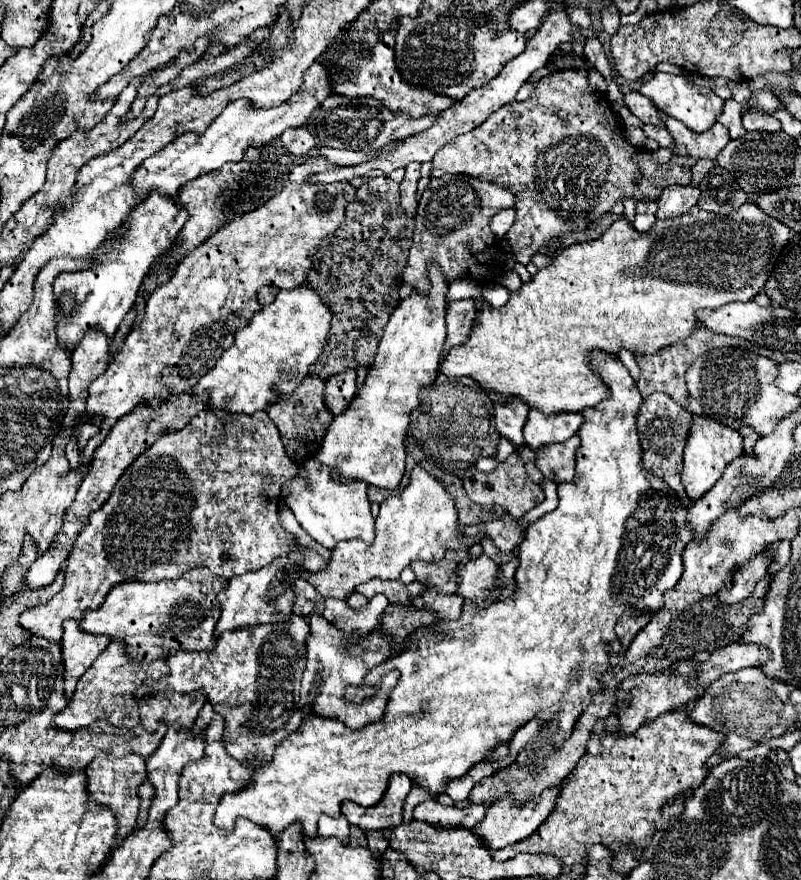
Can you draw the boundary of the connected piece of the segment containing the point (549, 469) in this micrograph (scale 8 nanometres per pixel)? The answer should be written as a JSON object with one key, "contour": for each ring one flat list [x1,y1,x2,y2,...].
{"contour":[[573,435,565,443,555,443,537,451,537,467,555,483,571,481,575,475,575,451,579,447,579,435]]}

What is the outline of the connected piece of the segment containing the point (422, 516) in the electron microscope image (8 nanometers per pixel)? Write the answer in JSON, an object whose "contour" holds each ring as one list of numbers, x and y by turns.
{"contour":[[415,465,409,485,381,503,375,541,371,545,365,545,363,541,339,543,333,549,329,565,319,573,305,571,303,579,307,579,323,597,347,599,359,583,373,577,397,579,413,559,437,561,447,549,465,549,465,535,459,531,455,501,433,475]]}

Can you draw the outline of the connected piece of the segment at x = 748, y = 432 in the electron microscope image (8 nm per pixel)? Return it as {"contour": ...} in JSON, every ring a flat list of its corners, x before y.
{"contour":[[745,425,745,427,741,427,741,429,739,429,739,433,741,433,741,437,745,439,745,453,747,453,747,455,755,455,753,445,757,443,759,435,757,435,751,427,747,427,747,425]]}

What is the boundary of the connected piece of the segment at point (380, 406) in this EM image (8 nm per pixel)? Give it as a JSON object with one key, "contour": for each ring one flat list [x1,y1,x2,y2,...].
{"contour":[[433,265,433,267,429,267,429,279,431,279,431,293,429,295,419,295,419,293,413,293,411,297,407,297,407,299,403,299,397,307,395,307,395,311,391,313,391,317,389,317,389,321,387,321,387,327,385,327,385,331,383,331,383,337,381,337,381,341,379,341,379,349,377,349,377,355,375,355,375,363,369,367,369,371,367,371,367,377,365,377,365,383,359,387,359,395,355,395,353,397,353,401,349,403,349,407,341,413,341,415,337,415,335,419,333,419,333,423,331,423,331,427,329,427,329,431,327,431,327,435,325,435,325,439,323,439,323,443,321,443,321,447,319,447,319,451,317,451,317,455,315,455,315,461,319,461,319,463,325,463,331,471,333,471,333,477,341,477,341,479,363,479,365,483,369,483,369,485,375,485,375,487,383,487,383,489,397,489,397,485,399,485,399,481,401,481,401,477,403,477,403,471,405,471,405,437,407,437,407,427,409,427,409,415,411,415,411,411,419,405,419,389,421,387,425,387,425,385,429,385,429,383,433,383,435,379,437,379,437,369,439,369,439,363,441,363,441,349,443,349,443,343,445,343,445,335,447,335,447,327,445,327,445,313,447,313,447,301,445,301,445,293,447,293,447,283,445,283,445,277,443,277,443,273]]}

